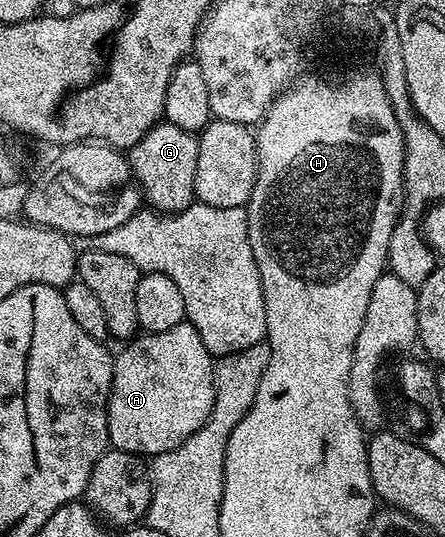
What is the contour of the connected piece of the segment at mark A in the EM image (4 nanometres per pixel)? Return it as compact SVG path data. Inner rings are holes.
M189 320L168 328L168 332L143 333L127 341L114 360L110 399L106 401L106 419L110 446L139 456L163 454L188 440L208 420L214 407L215 359L204 348L200 332Z

